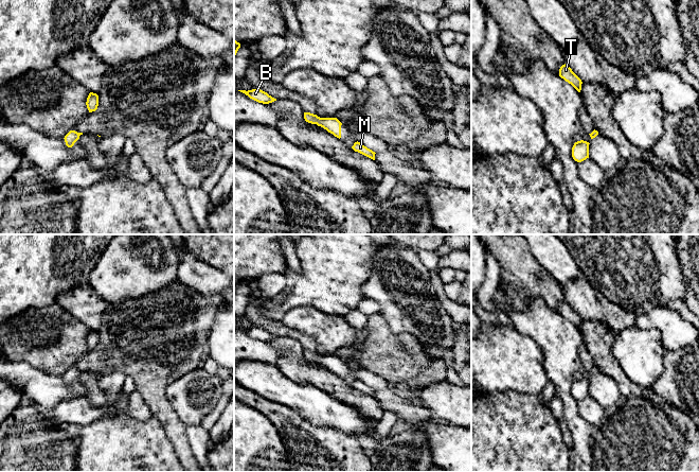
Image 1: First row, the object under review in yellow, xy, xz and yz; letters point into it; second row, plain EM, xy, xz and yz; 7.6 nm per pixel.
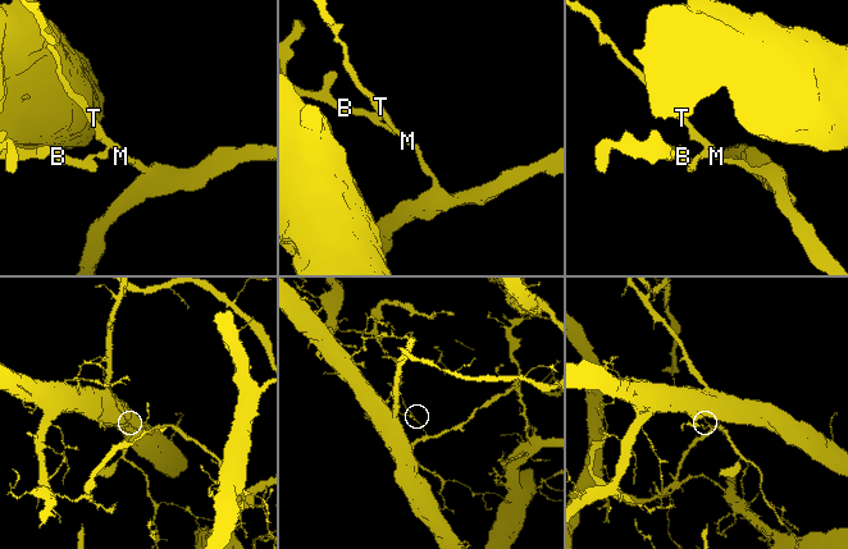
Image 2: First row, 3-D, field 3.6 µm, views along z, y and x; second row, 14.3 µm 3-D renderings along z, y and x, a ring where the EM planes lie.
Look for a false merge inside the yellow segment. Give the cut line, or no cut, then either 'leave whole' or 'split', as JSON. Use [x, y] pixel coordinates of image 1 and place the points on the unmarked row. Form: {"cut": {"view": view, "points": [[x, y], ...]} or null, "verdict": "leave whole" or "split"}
{"cut": {"view": "xz", "points": [[317, 353], [315, 361]]}, "verdict": "split"}

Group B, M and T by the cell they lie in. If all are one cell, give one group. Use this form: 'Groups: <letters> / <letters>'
Groups: B / M T

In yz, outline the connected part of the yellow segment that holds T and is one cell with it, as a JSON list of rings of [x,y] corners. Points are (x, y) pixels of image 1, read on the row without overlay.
[[[564,301],[560,304],[559,314],[571,321],[578,330],[580,330],[582,319],[568,302]]]

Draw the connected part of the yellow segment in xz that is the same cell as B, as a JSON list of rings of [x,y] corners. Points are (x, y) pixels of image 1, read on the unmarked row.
[[[252,327],[252,328],[248,328],[248,329],[238,328],[238,329],[245,331],[250,336],[252,336],[252,337],[258,339],[258,340],[263,340],[263,342],[269,342],[269,340],[276,338],[276,336],[272,335],[267,330],[265,330],[261,327]]]

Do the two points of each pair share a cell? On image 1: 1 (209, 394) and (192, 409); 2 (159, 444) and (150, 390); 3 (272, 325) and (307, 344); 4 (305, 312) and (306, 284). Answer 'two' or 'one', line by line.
1: one
2: two
3: one
4: two

